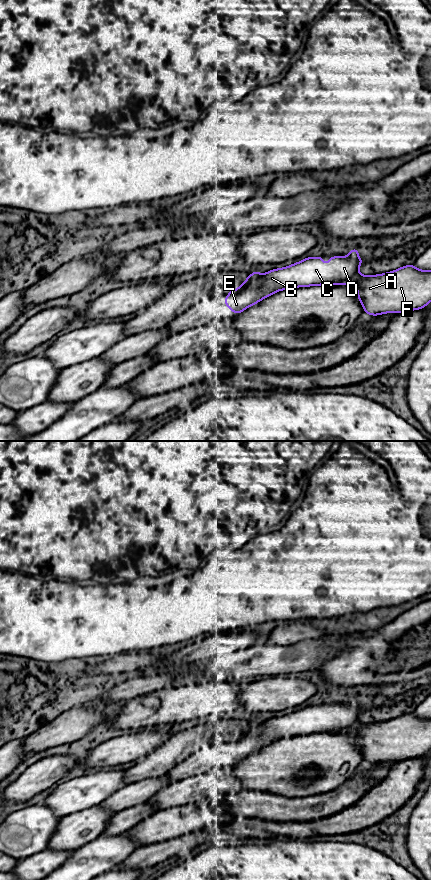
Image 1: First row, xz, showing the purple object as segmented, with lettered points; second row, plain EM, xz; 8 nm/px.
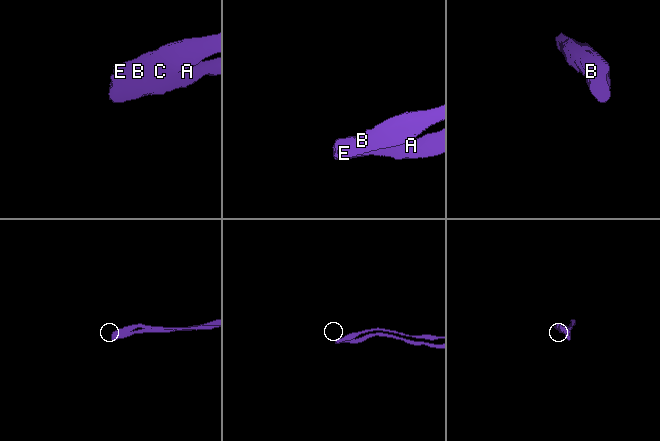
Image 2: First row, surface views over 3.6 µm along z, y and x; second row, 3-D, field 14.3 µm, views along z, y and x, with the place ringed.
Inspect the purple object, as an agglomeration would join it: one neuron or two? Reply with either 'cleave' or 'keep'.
cleave

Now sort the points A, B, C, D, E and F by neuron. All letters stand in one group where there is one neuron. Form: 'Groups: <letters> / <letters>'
Groups: A F / B C D E

